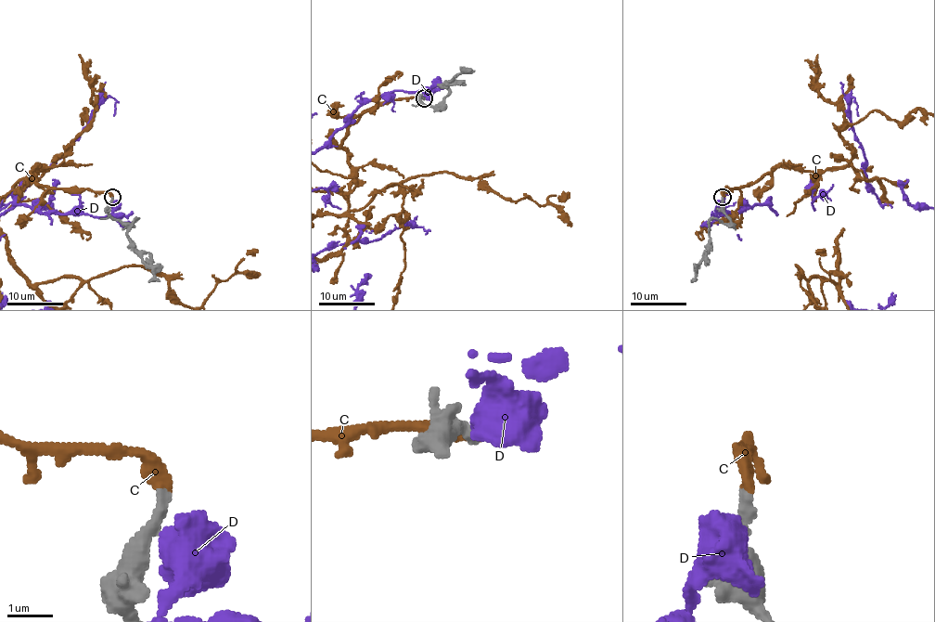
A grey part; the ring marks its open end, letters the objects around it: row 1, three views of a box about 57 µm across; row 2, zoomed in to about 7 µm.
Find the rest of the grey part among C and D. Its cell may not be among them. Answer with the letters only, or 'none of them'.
C

